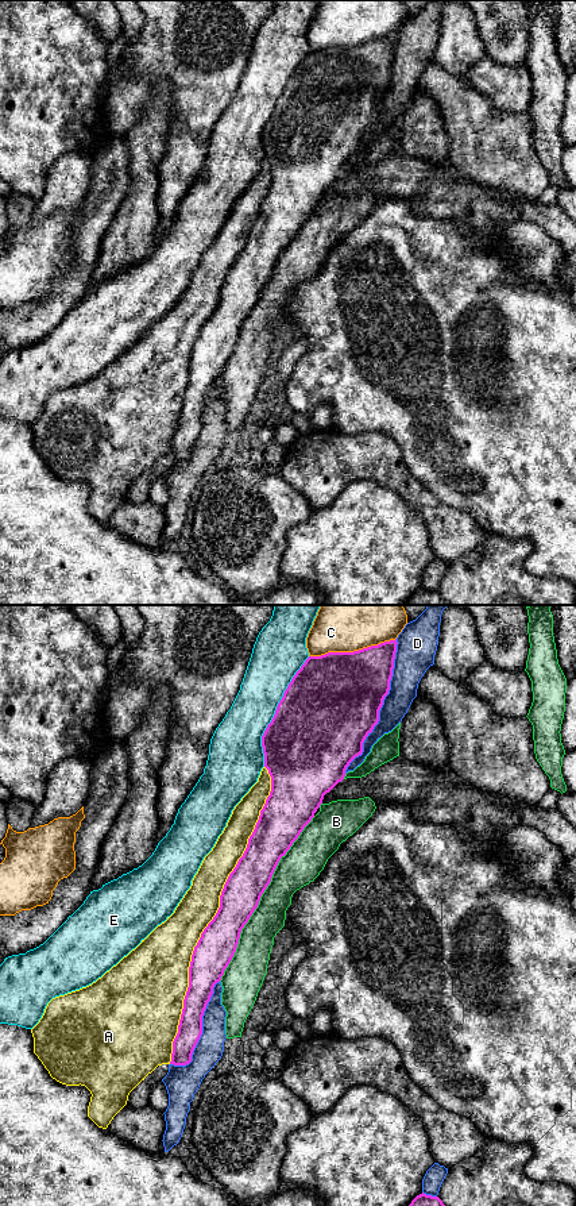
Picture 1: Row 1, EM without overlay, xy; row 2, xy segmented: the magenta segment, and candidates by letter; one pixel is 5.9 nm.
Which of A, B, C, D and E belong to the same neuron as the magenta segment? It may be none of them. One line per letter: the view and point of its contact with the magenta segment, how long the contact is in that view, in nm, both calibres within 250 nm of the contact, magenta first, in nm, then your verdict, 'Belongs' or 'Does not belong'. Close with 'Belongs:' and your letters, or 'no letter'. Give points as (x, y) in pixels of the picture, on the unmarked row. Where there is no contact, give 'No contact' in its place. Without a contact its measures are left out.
A: Touches magenta at xy (216, 309). Shared border 1850 nm. Thickness 220 nm (magenta) against 240 nm. Does not belong
B: Touches magenta at xy (259, 293). Shared border 1150 nm. Thickness 220 nm (magenta) against 200 nm. Does not belong
C: Touches magenta at xy (354, 46). Shared border 550 nm. Thickness 480 nm (magenta) against 460 nm. Does not belong
D: Touches magenta at xy (381, 101). Shared border 850 nm. Thickness 500 nm (magenta) against 180 nm. Does not belong
E: Touches magenta at xy (275, 107). Shared border 700 nm. Thickness 500 nm (magenta) against 280 nm. Does not belong
Belongs: no letter

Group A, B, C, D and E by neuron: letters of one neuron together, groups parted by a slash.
A / B D / C / E

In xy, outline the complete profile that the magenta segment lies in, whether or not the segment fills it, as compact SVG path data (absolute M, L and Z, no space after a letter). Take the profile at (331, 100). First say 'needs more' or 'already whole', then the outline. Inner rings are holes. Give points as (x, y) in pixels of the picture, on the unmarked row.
already whole; M395 34L353 47L309 51L285 85L262 131L271 186L243 251L224 280L220 303L194 342L170 459L186 461L192 456L213 382L231 358L241 324L258 303L281 253L312 216L324 190L344 174L349 158L362 150L363 138L378 119L379 105L390 85L397 39Z

